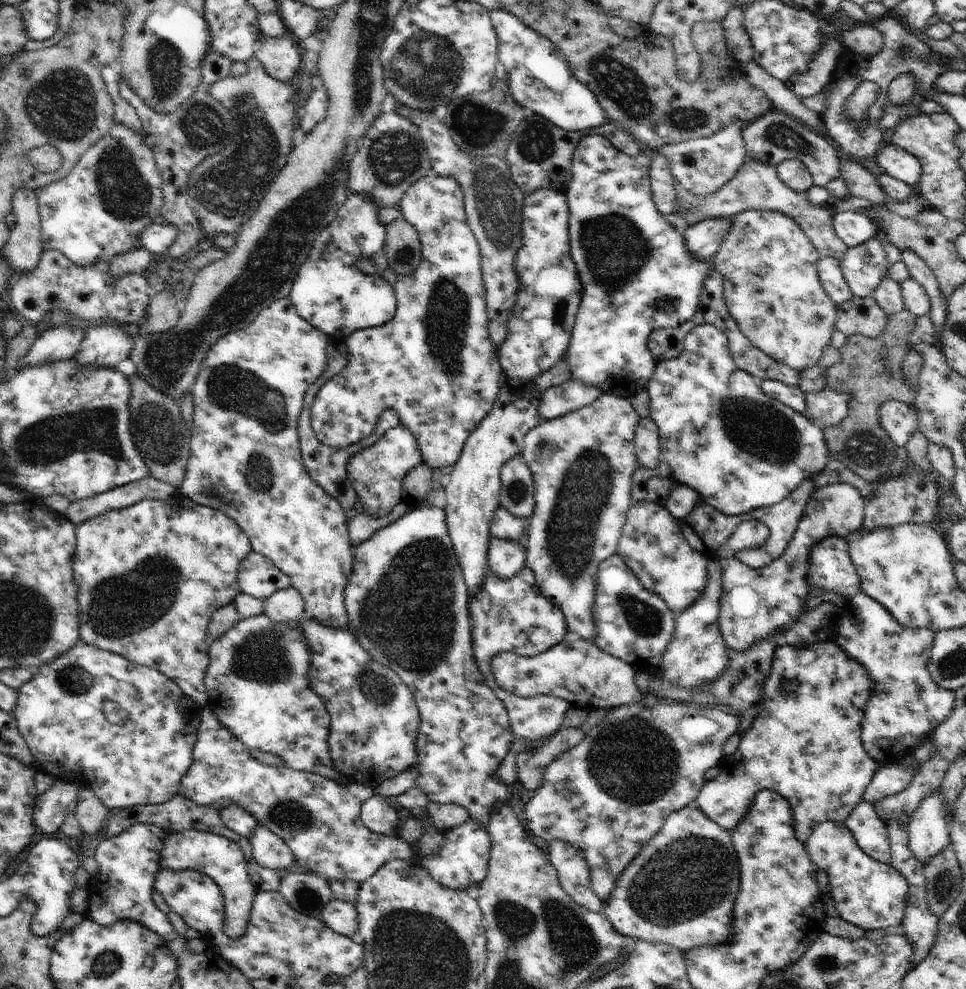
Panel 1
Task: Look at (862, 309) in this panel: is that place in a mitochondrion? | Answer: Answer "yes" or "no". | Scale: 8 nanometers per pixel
no

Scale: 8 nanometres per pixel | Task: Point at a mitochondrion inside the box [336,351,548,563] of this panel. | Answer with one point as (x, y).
(516, 491)

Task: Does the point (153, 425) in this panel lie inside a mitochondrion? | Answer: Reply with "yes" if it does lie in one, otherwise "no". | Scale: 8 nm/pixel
yes

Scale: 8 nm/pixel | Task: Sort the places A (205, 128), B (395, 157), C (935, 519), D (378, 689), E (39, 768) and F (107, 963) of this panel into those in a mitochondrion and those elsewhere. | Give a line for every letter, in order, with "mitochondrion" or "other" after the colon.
A: mitochondrion
B: mitochondrion
C: other
D: mitochondrion
E: other
F: mitochondrion

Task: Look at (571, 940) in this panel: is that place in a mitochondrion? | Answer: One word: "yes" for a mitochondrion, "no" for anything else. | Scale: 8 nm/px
yes

